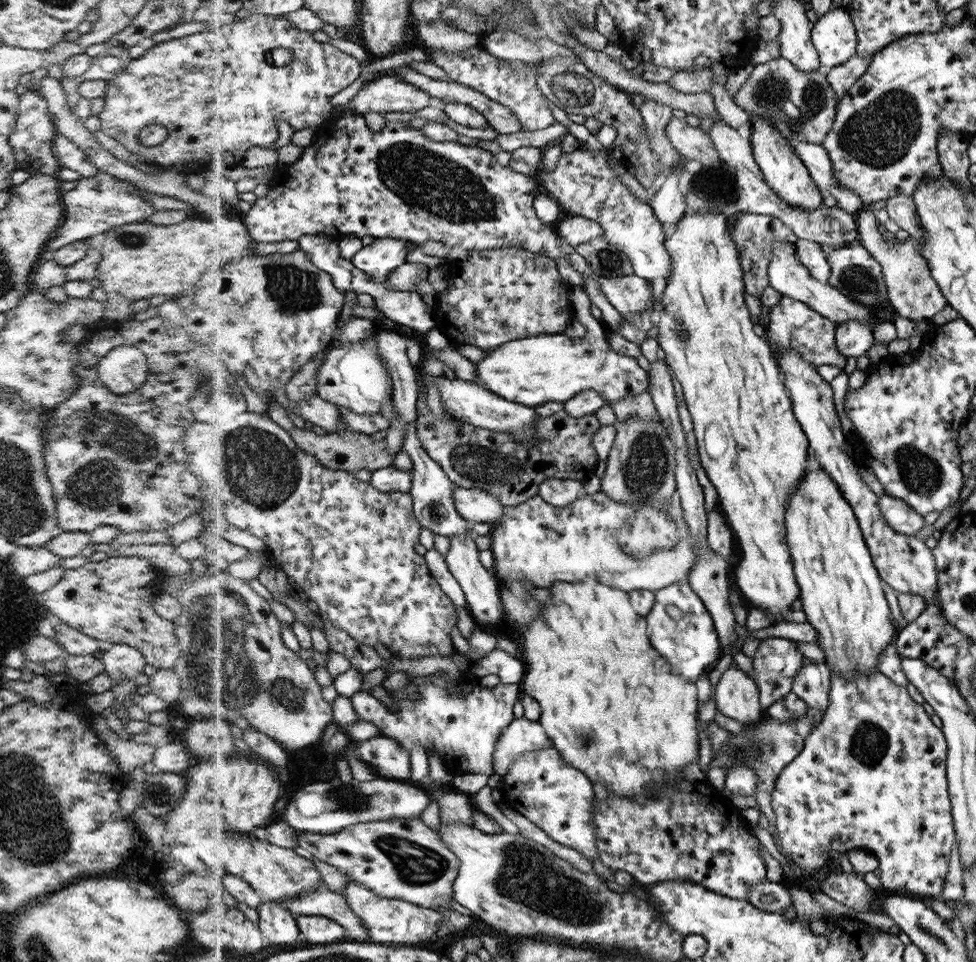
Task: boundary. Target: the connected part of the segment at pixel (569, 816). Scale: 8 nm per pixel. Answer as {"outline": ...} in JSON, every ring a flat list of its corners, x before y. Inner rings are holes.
{"outline":[[552,747,520,754,495,788,504,792,503,802,507,806,539,826,552,840,574,848,594,862,599,858,599,850,594,827,597,799,592,785,583,771,564,761,560,751]]}

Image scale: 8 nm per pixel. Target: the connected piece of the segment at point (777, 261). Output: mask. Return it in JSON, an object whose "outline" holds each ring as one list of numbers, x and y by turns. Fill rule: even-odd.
{"outline":[[782,240,772,243,772,259,770,259,768,267,768,281,770,281,769,285,782,295,807,303,809,307,819,311,820,315,826,316,836,324,848,321,848,319,854,319,860,323,869,323,870,318,874,316,869,307,854,302,853,299,849,299,844,293,836,290,836,287,812,277,808,267,804,266,804,263,796,255,796,246,792,244,792,241]]}

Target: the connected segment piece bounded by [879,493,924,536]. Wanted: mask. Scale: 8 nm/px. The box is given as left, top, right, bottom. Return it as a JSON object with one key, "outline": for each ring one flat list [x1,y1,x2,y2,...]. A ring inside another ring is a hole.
{"outline":[[884,493,880,496,879,504,884,518,900,534,916,536,924,526,924,517,900,498]]}

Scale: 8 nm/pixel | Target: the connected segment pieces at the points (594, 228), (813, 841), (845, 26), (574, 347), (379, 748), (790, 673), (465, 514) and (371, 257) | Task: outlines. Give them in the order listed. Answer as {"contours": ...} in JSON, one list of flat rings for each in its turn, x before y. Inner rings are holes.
{"contours":[[[566,212,562,220,560,220,560,224,558,224,557,232,562,240,565,240,573,247,582,245,604,234,603,228,595,220]],[[883,671,872,673,856,673,850,679,831,673,830,702,826,713,813,731,807,736,803,750,776,779,775,788,772,789,772,810,775,811,774,826,770,826,774,838,778,842,781,854,788,856,796,868,809,877,816,872,824,872,832,862,832,852,846,853,854,849,870,849,878,857,881,870,881,889,886,892,899,895,922,896,924,898,936,898,942,892,944,878,948,874,948,858,954,844,954,826,952,826,952,803,948,792,948,779,946,778,946,758,948,756,948,743,944,737,944,731,930,720,925,704,914,702,905,686,892,681]],[[847,8,826,12,814,24,811,41,819,52,820,67,826,70,843,65,856,55,859,37]],[[594,317,590,320,588,336,573,339,564,333,543,334,507,342,507,344,488,351,486,357,476,363,478,381,490,392,500,395,510,402,517,402,533,409,536,405,540,406,546,402,560,401,565,403,578,392,589,388,598,391,600,397,606,399,606,405,611,405,613,400,639,395,649,388,648,372,638,365,635,358,618,354,616,350,612,350,606,335,605,324]],[[386,735,372,737,360,742,361,757,382,777,397,780,412,779,412,756,408,748,404,748,399,740]],[[772,637,762,639,753,658,754,678,759,685,759,704,766,711,780,698,790,694,794,679,798,675,798,669,804,663,804,656,797,649,794,641,786,638]],[[459,487,454,499,460,516,473,524,495,524,504,515,502,504,492,494,482,490]],[[377,238,364,247,355,257,353,263,368,273,372,282,385,283,399,266,408,262,408,240,398,238]]]}

